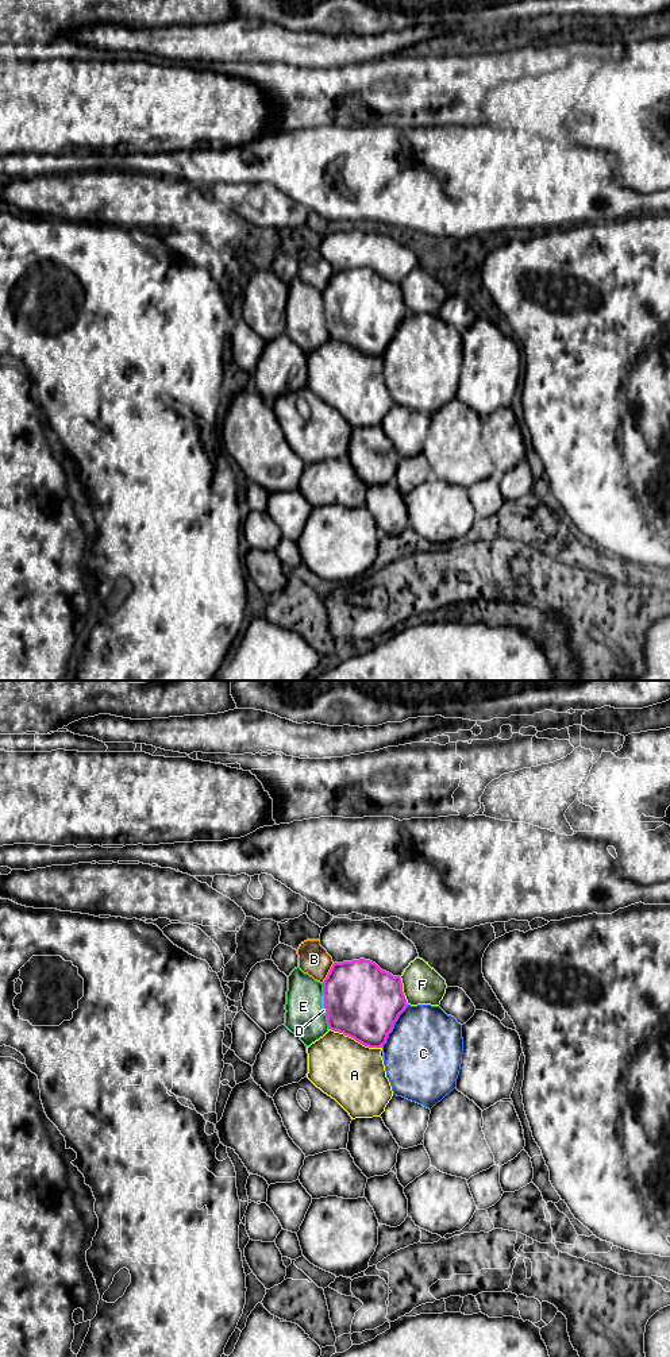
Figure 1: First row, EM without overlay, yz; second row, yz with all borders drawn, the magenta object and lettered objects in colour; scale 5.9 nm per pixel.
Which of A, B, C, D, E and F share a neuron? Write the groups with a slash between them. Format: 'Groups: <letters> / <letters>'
Groups: A / B / C / D E / F

